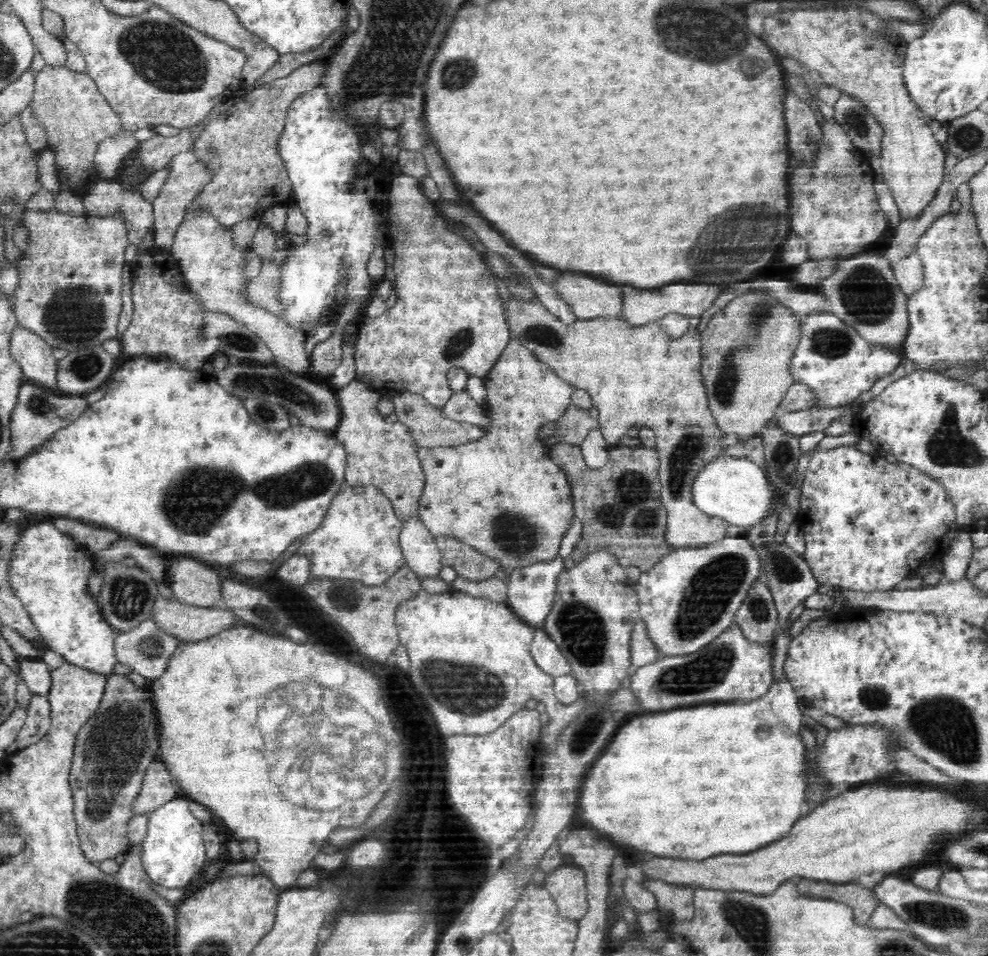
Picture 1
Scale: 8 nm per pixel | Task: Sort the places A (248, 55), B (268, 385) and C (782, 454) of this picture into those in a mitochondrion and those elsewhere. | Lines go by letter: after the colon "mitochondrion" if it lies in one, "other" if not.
A: other
B: mitochondrion
C: mitochondrion

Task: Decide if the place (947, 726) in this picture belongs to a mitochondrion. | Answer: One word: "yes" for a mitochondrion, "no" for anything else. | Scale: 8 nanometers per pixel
yes

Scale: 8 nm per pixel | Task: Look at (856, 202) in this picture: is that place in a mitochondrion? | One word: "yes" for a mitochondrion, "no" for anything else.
no

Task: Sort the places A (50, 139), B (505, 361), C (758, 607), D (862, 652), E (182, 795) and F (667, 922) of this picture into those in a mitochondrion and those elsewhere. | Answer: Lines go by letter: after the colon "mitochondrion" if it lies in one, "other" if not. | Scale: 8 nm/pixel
A: other
B: other
C: mitochondrion
D: other
E: other
F: other

